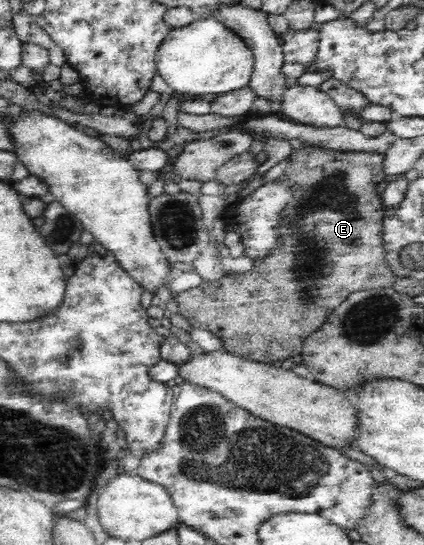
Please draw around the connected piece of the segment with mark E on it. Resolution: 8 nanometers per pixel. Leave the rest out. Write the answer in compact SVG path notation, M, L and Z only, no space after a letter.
M303 143L303 146L293 149L291 158L287 162L287 168L282 174L282 182L290 192L290 199L284 204L284 207L278 212L278 225L274 228L276 239L274 247L262 257L255 257L252 260L252 269L248 271L231 271L223 272L218 279L205 280L202 279L201 284L181 292L177 296L176 302L179 306L179 312L187 318L187 322L193 328L207 330L212 332L216 338L220 339L220 344L223 346L223 351L245 358L247 360L255 360L265 364L272 364L278 360L283 363L287 358L298 360L303 347L303 343L311 334L317 330L330 315L330 312L341 304L348 294L358 291L359 289L370 288L389 288L394 286L394 282L398 277L392 273L385 260L383 250L383 239L381 231L381 220L383 214L383 201L381 194L377 192L378 184L385 178L382 162L383 154L373 152L339 152L335 150L325 150L320 146L309 145Z

